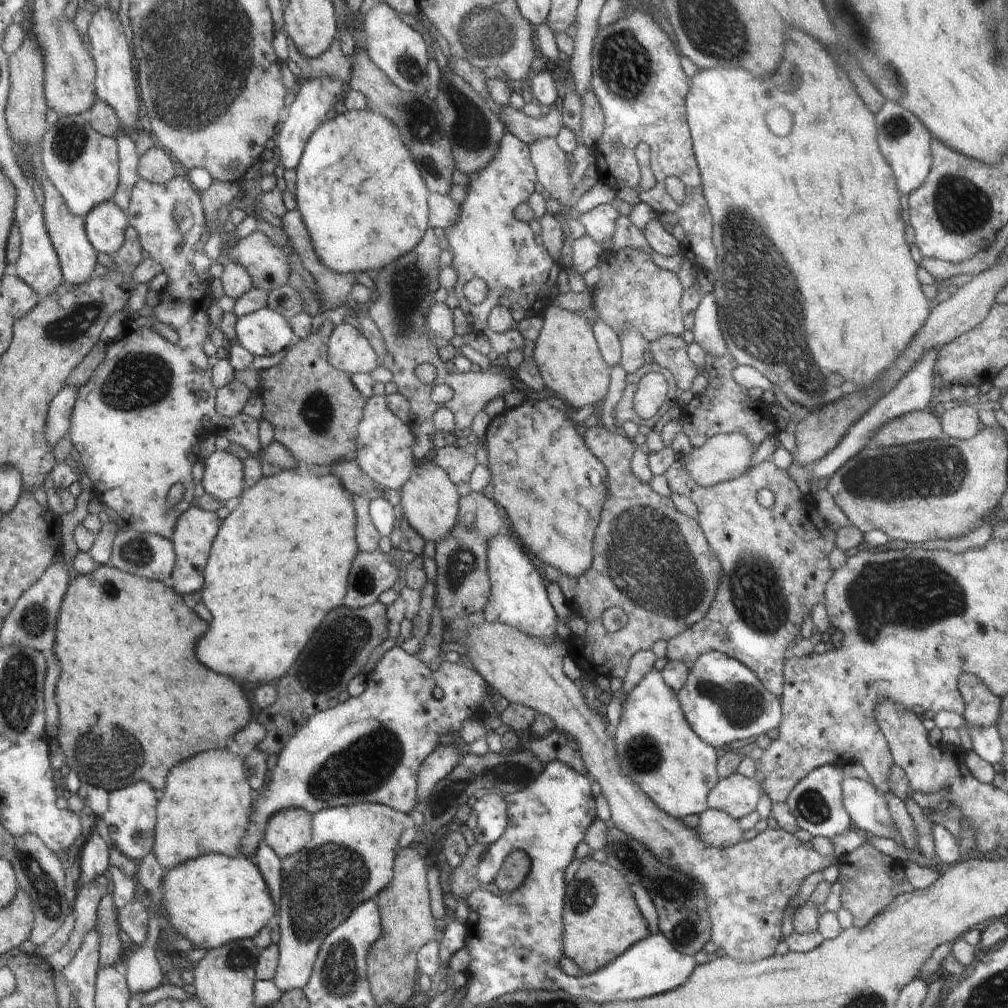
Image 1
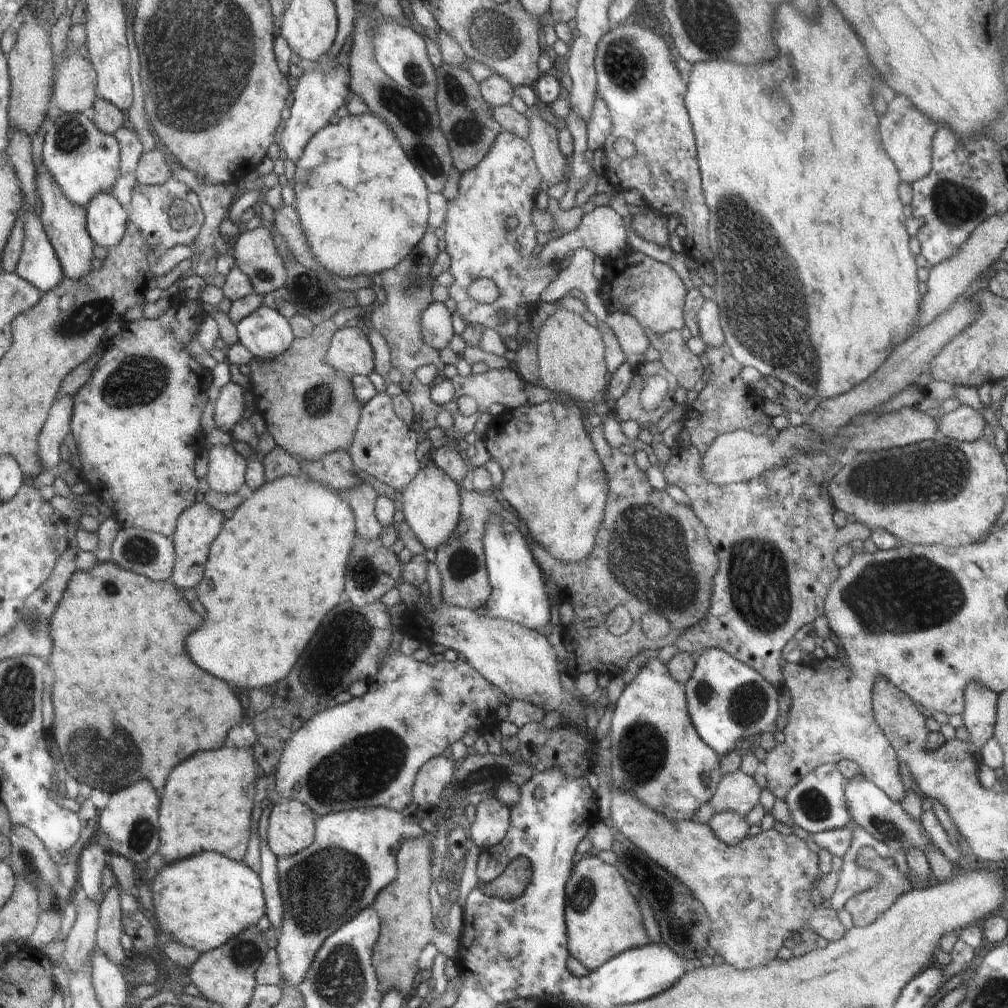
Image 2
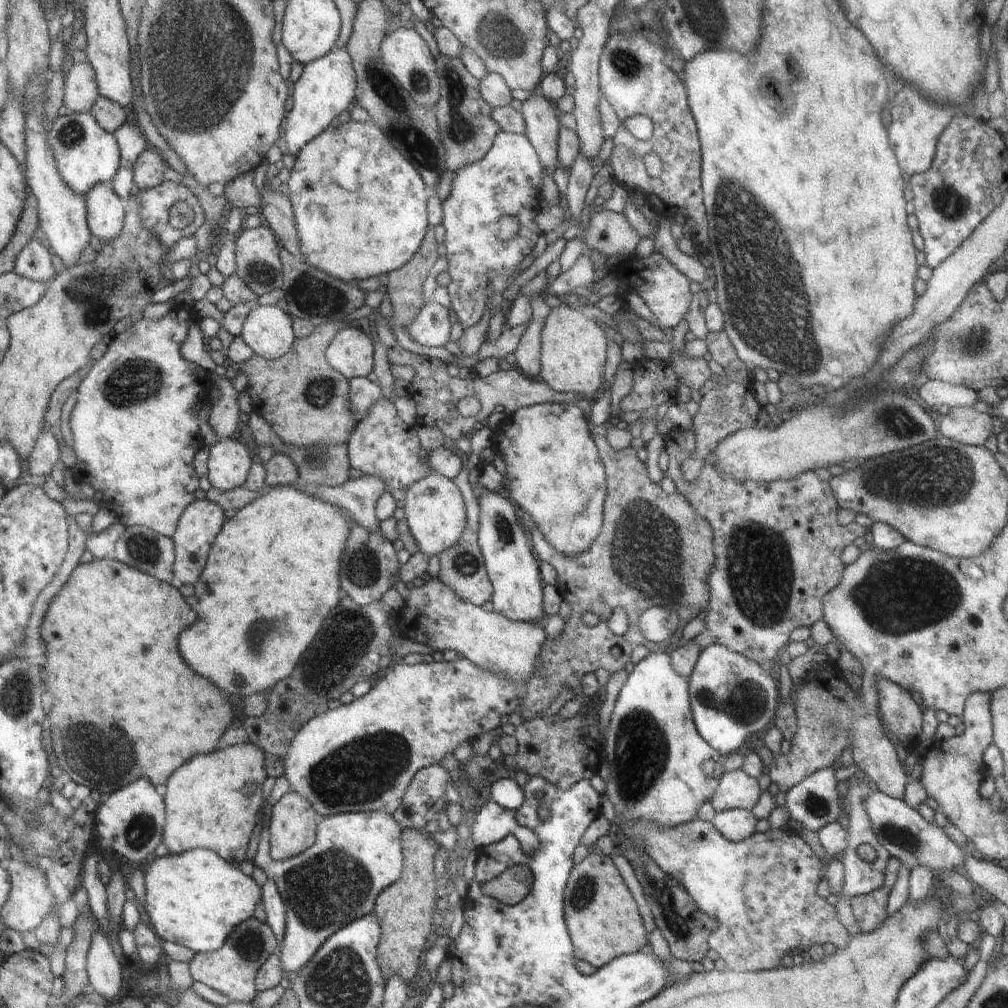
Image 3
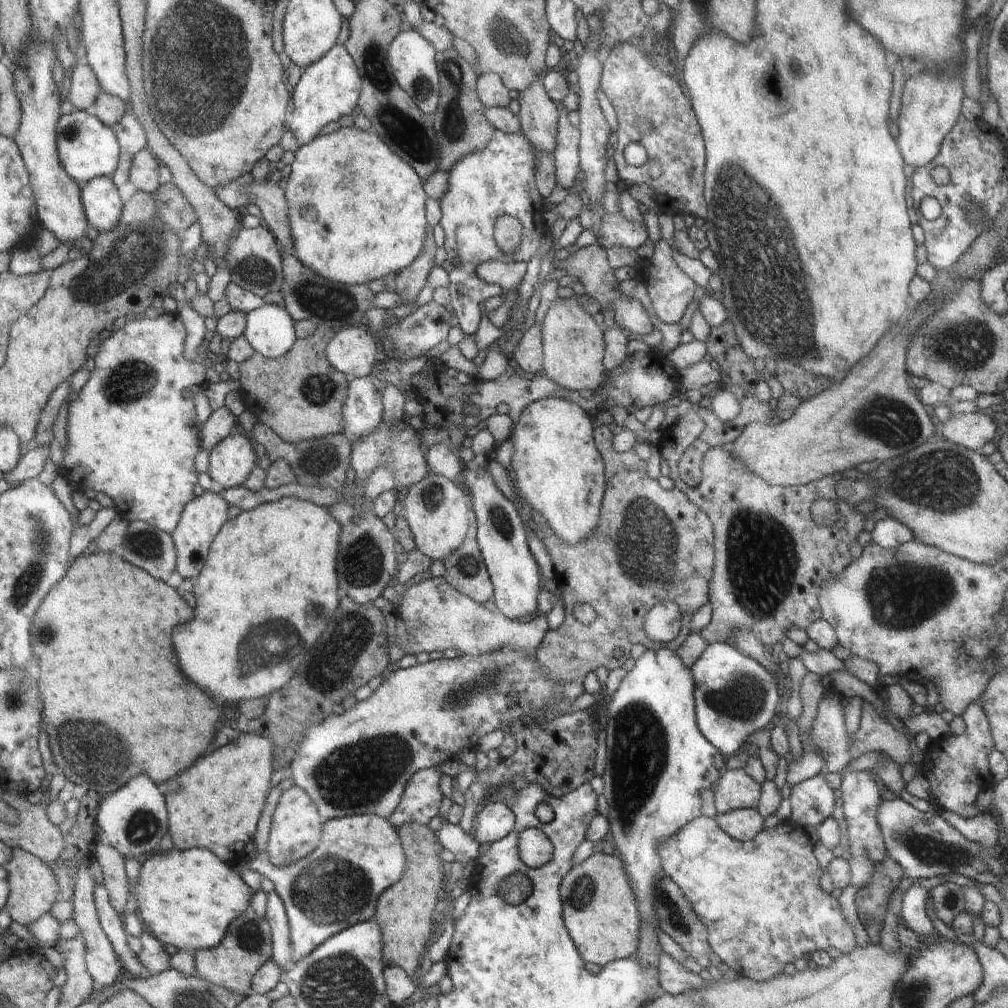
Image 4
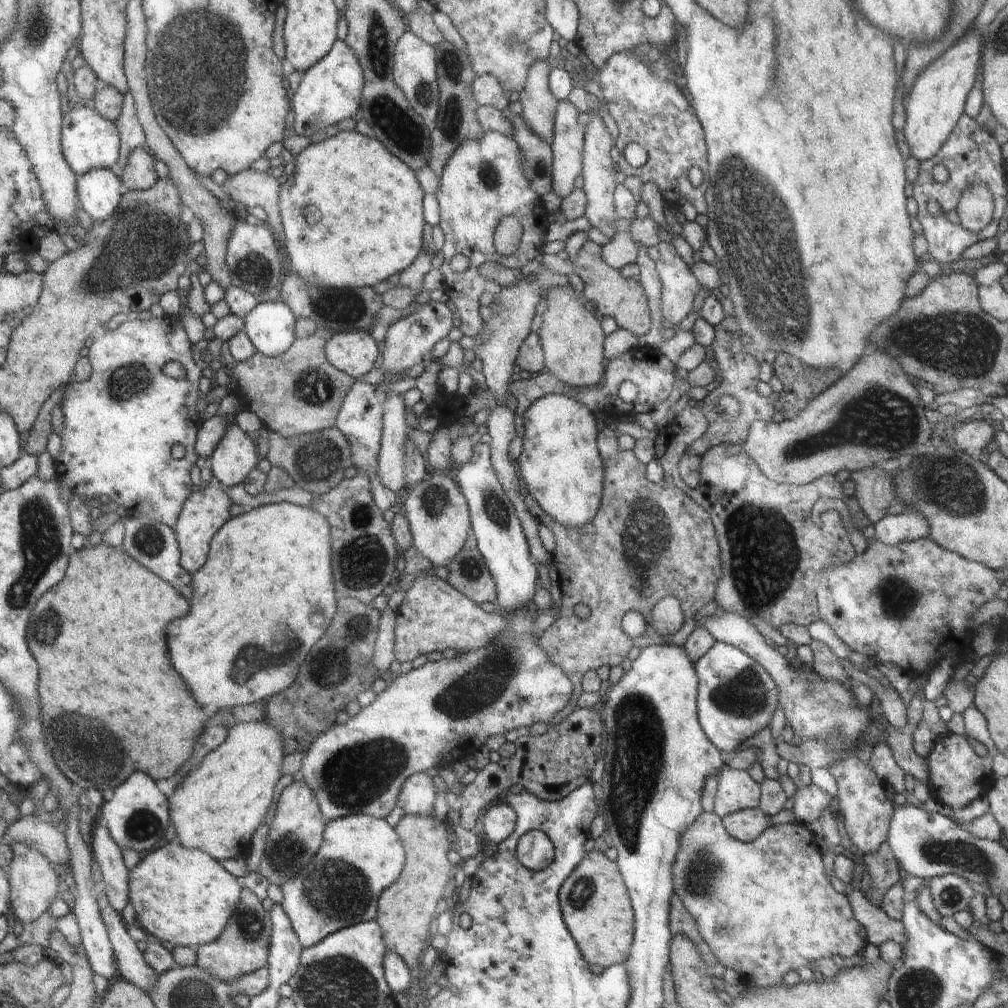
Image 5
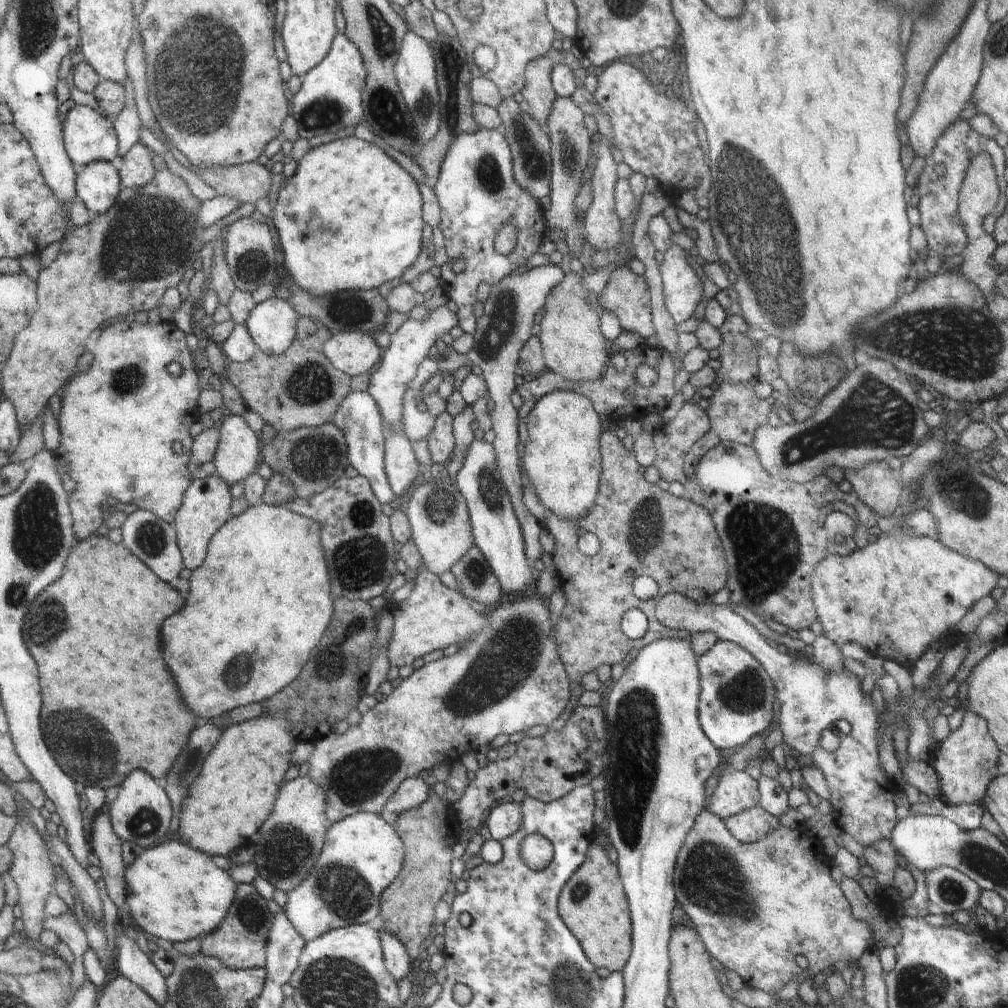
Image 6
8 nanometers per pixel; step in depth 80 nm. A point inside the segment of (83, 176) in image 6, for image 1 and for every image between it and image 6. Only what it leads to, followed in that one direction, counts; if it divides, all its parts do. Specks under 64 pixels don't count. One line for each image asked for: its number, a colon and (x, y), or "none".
1: (106, 225)
2: (107, 219)
3: (106, 214)
4: (103, 203)
5: (99, 191)

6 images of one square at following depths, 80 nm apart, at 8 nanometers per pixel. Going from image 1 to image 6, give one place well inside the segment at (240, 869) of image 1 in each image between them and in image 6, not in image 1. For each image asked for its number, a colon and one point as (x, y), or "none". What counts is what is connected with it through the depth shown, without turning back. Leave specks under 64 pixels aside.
2: (204, 901)
3: (195, 899)
4: (188, 899)
5: (184, 897)
6: (176, 893)

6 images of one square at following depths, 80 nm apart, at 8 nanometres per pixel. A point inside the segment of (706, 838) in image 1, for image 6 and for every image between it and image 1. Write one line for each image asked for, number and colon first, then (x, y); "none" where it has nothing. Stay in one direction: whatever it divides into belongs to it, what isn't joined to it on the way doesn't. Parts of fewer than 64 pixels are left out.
2: (731, 828)
3: (737, 825)
4: (743, 824)
5: (746, 825)
6: (750, 826)

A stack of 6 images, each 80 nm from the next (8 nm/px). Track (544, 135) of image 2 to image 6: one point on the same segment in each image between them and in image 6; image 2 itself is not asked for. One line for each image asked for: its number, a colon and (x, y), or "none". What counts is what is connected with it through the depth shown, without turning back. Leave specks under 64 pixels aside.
3: (541, 118)
4: (539, 115)
5: (539, 107)
6: (538, 92)

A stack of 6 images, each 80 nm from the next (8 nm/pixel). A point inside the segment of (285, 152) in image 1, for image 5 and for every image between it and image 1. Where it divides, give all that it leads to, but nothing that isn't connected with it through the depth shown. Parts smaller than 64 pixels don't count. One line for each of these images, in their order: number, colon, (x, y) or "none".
2: (319, 93)
3: (326, 87)
4: (328, 89)
5: (329, 91)

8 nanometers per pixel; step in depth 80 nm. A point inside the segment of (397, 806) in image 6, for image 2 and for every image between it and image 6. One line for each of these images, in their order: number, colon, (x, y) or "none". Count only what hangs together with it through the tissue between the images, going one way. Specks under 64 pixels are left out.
2: (432, 779)
3: (426, 796)
4: (422, 797)
5: (417, 798)

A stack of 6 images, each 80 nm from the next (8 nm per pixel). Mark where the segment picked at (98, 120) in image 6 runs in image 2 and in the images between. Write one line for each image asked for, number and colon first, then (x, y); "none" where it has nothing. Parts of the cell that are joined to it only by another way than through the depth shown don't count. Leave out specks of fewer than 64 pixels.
2: (85, 162)
3: (88, 156)
4: (89, 148)
5: (90, 142)

